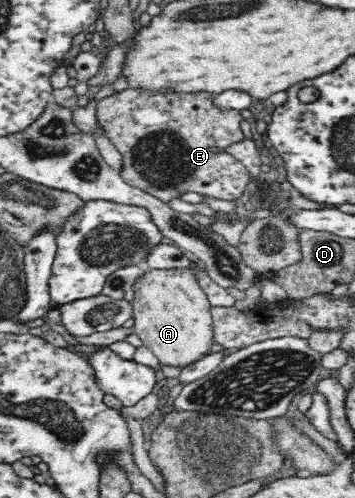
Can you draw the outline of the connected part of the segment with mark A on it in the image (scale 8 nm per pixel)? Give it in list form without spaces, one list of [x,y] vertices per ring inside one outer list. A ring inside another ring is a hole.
[[[187,266],[182,268],[147,268],[145,272],[143,272],[139,277],[135,278],[134,284],[132,285],[133,288],[133,301],[132,301],[132,318],[133,323],[135,324],[133,326],[133,332],[139,336],[139,339],[141,340],[141,343],[143,346],[148,347],[158,358],[161,364],[167,364],[167,365],[173,365],[173,366],[179,366],[183,367],[184,365],[189,365],[189,363],[193,363],[194,361],[197,361],[198,359],[201,359],[204,355],[209,354],[211,351],[211,345],[213,345],[213,332],[211,332],[211,323],[213,323],[211,319],[211,314],[209,313],[209,308],[212,306],[210,304],[210,301],[208,300],[207,294],[203,291],[203,288],[198,284],[198,277],[195,275],[194,266]]]

